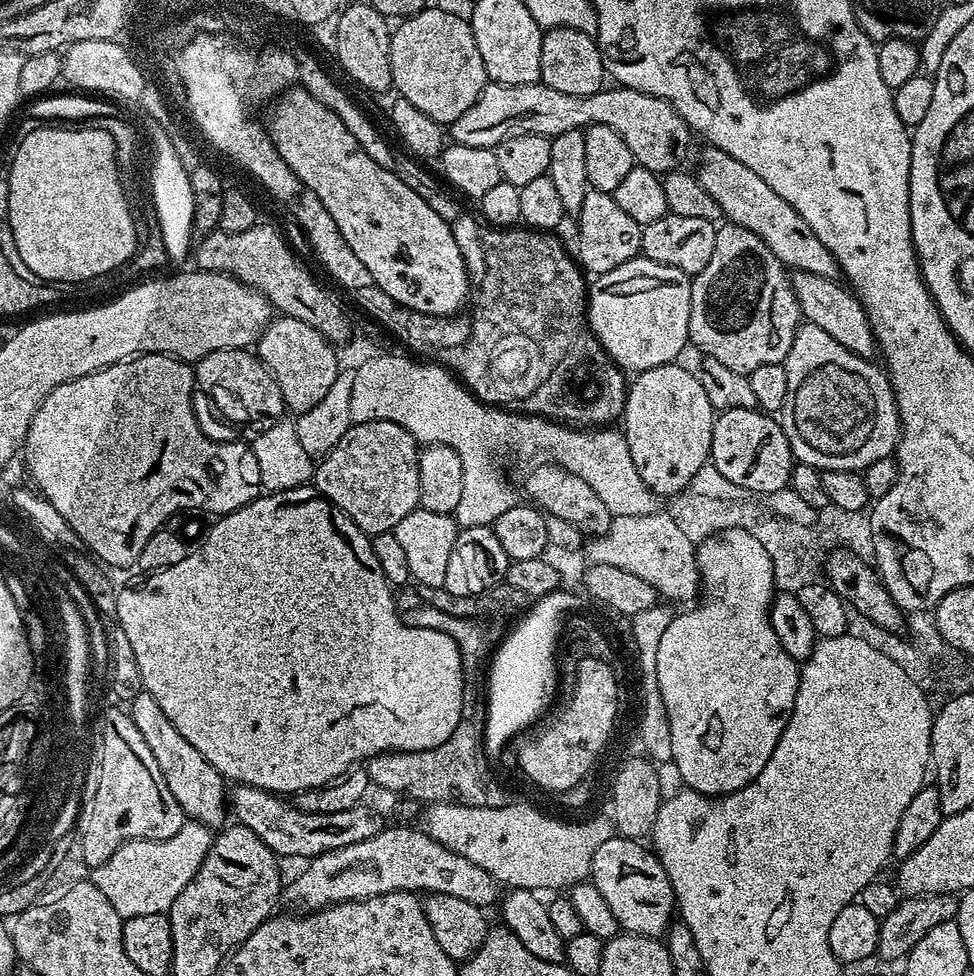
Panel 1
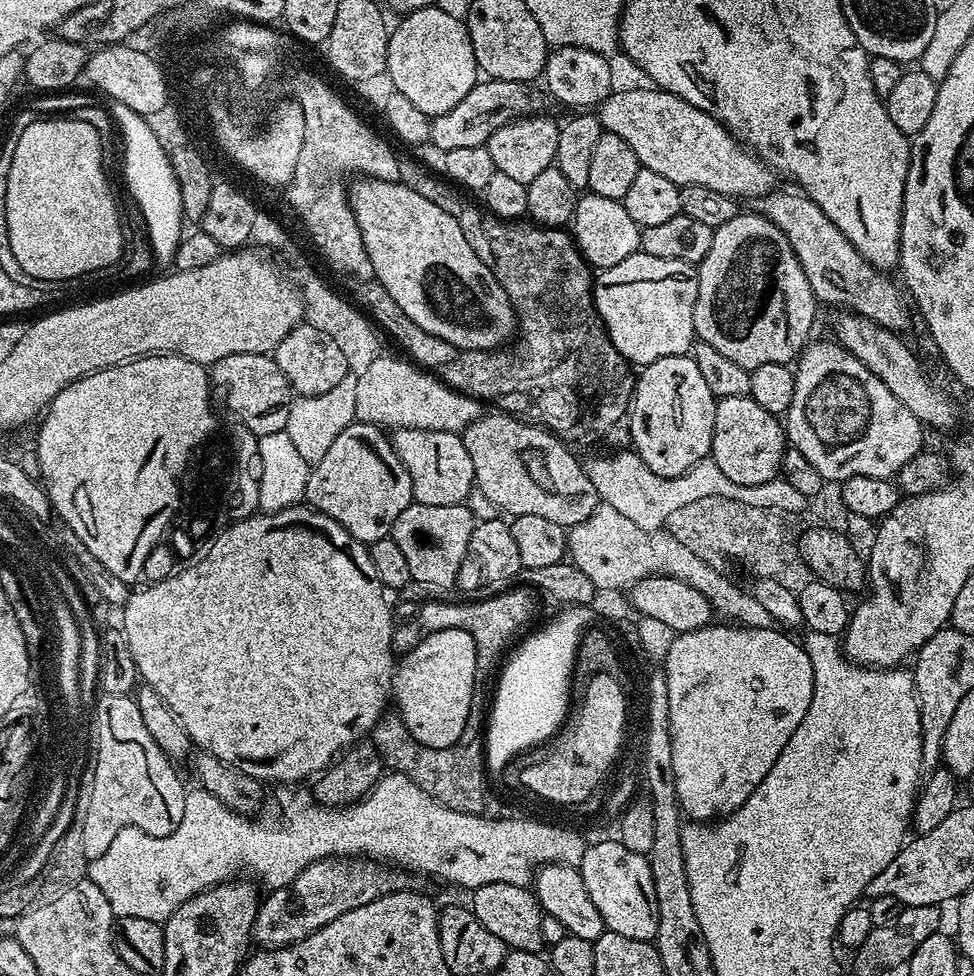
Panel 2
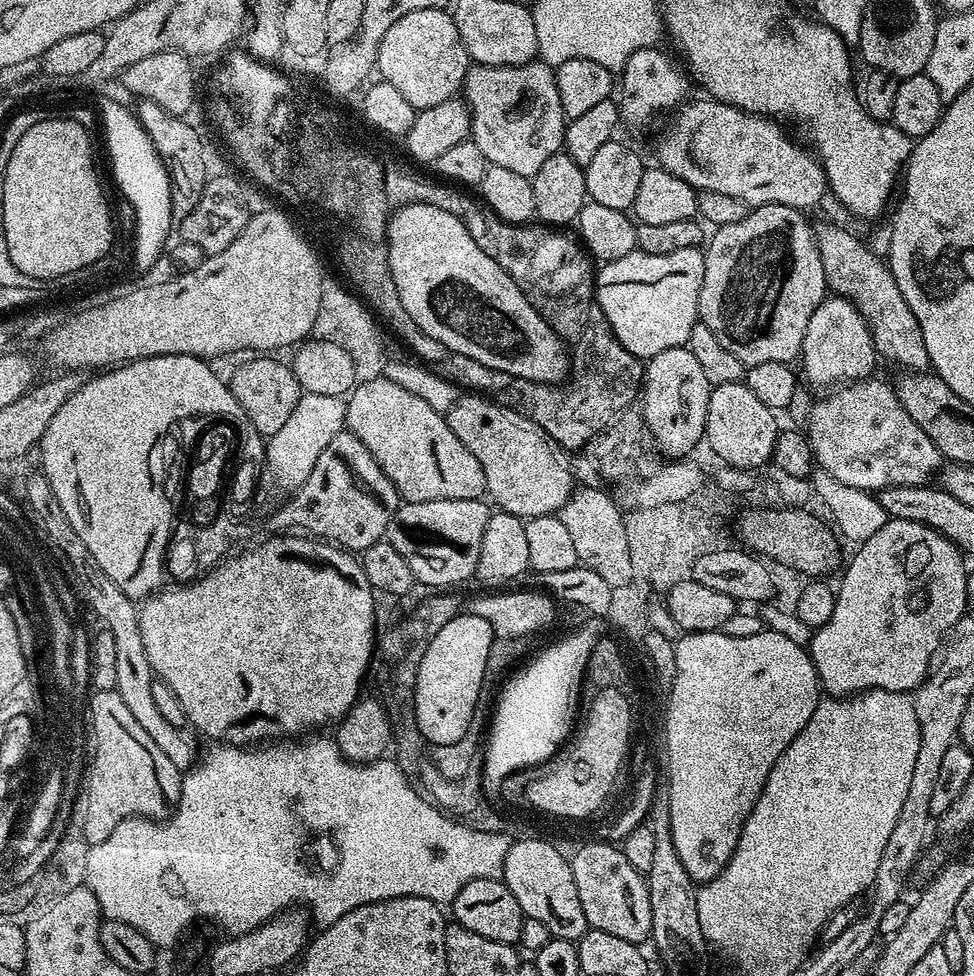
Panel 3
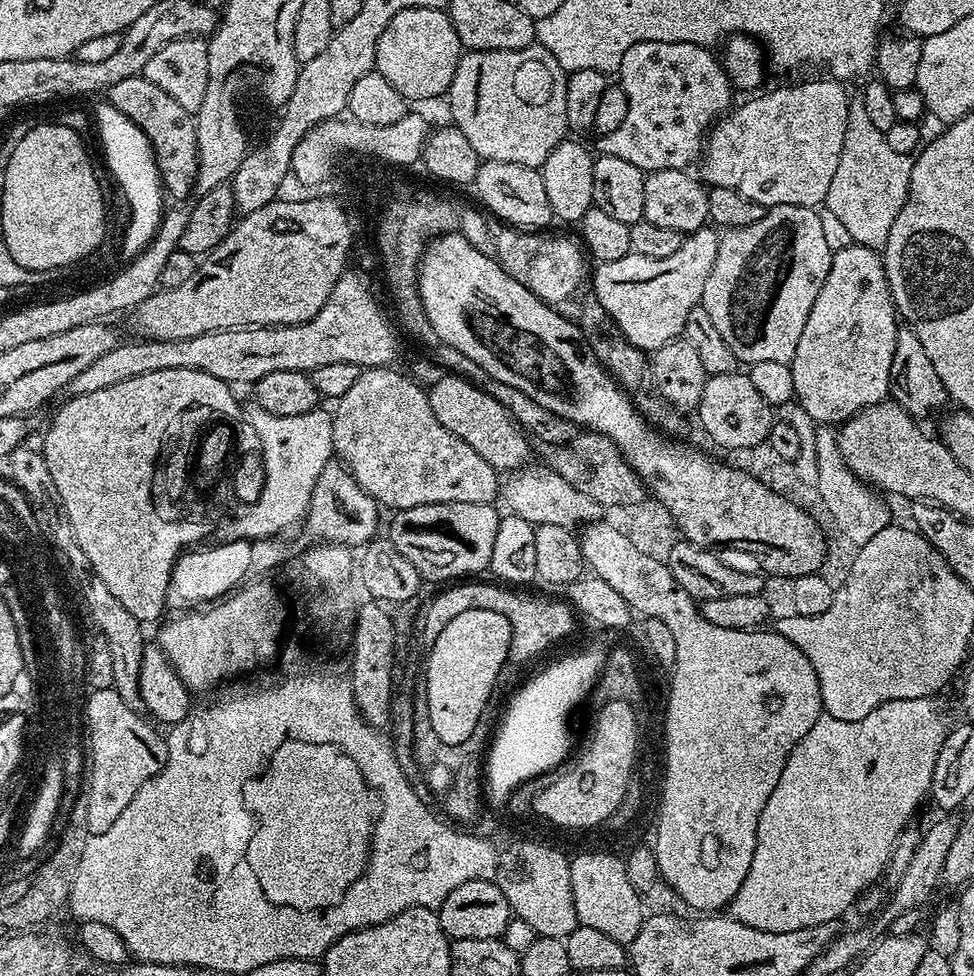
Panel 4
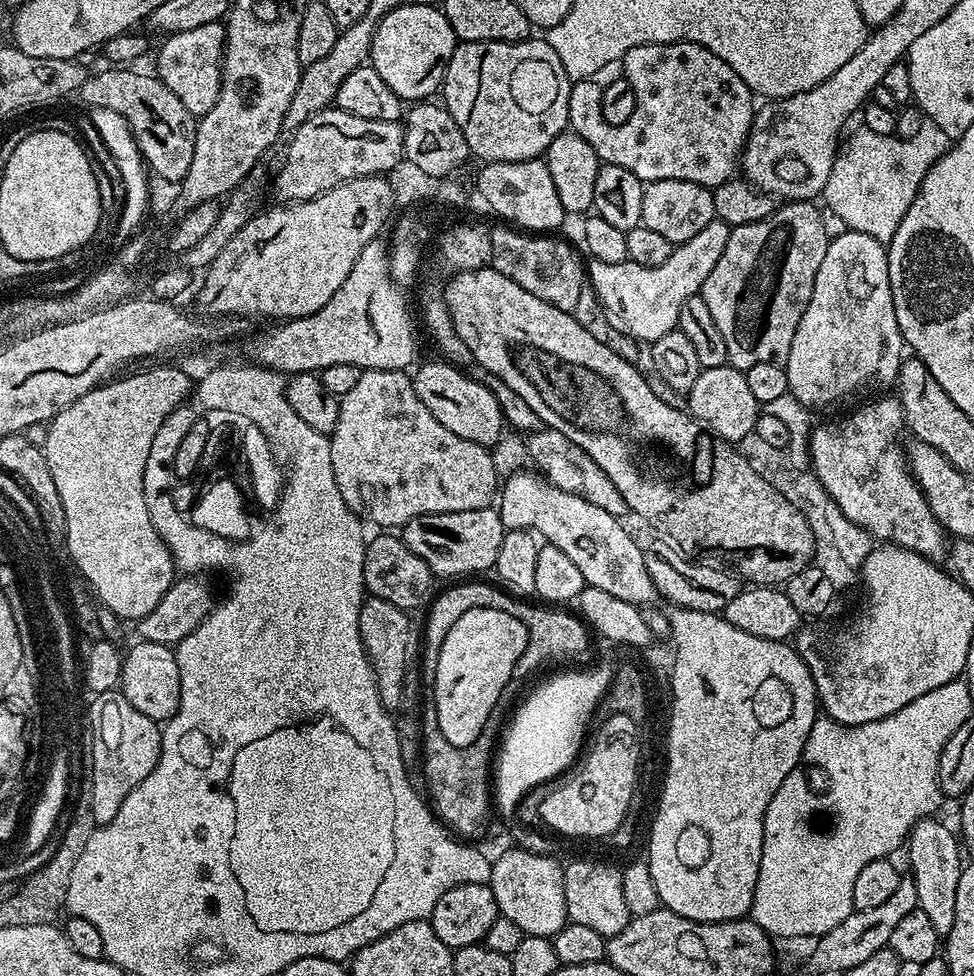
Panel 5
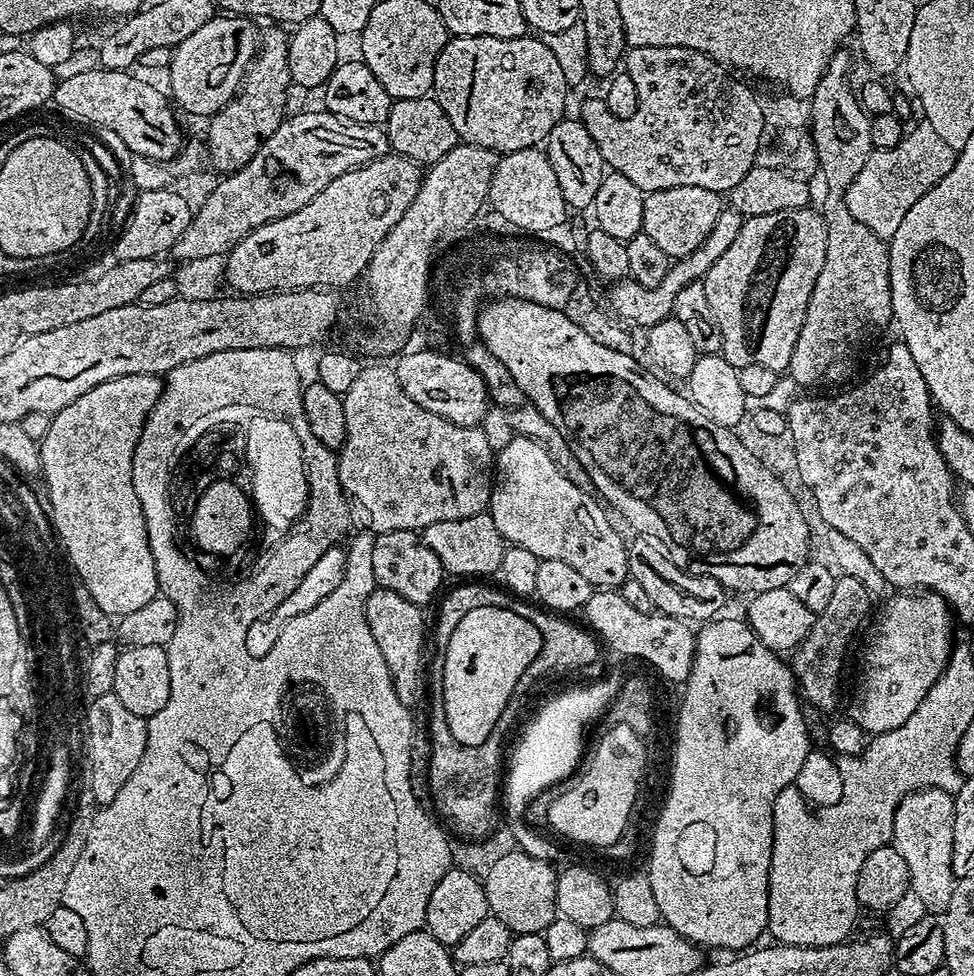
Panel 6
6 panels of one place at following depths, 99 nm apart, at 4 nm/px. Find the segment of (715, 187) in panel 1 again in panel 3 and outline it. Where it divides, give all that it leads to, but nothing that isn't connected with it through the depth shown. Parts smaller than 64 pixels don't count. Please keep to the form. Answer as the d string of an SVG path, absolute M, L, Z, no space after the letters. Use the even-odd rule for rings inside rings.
M823 222L816 224L816 245L824 267L824 283L829 293L851 300L854 307L863 314L872 334L872 341L877 353L884 356L892 364L904 368L900 370L924 370L929 367L926 354L926 342L922 342L922 326L918 326L918 318L914 318L914 310L902 298L902 290L898 290L898 282L894 282L894 274L888 267L885 257L871 251L863 239L861 241L852 232L847 232L843 223Z

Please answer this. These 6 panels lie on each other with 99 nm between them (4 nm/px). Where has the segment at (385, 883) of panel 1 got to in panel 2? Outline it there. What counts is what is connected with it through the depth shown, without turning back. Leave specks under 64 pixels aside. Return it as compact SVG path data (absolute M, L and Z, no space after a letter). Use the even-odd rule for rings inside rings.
M329 858L316 860L294 882L284 888L271 889L260 902L256 921L252 927L252 940L261 949L286 948L305 940L310 934L322 930L334 918L346 914L363 904L369 904L381 895L380 872L367 858Z

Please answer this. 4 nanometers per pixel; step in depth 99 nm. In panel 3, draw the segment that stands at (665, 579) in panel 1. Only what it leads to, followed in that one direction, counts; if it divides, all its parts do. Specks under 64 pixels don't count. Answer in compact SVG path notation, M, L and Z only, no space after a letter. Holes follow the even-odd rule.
M579 487L563 505L558 515L566 530L573 536L574 550L578 553L578 562L583 567L594 570L604 578L612 588L628 584L634 577L632 559L627 544L627 536L622 510L605 493L603 487Z

